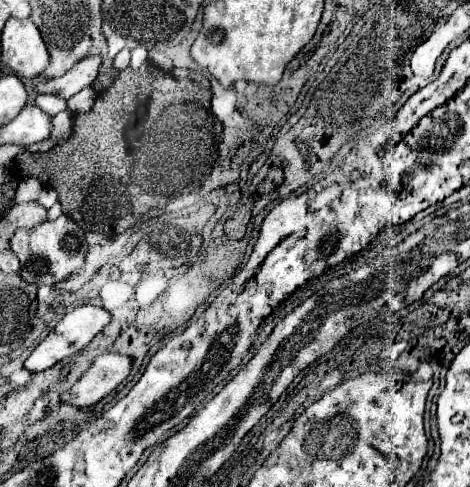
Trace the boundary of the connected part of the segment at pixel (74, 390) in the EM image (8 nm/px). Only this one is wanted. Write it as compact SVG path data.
M104 353L92 361L88 371L60 395L62 403L74 407L88 407L98 403L110 391L114 391L130 373L132 361L124 355Z

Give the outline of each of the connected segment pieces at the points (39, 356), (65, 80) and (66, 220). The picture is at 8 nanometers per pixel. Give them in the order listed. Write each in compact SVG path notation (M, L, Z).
M82 305L82 307L68 311L62 317L62 321L48 333L48 337L30 353L30 357L24 361L24 369L28 369L30 373L40 373L40 371L50 369L58 361L62 361L64 357L70 357L70 355L78 353L82 347L86 347L96 337L96 333L100 333L108 323L110 323L110 313L104 311L102 307Z
M98 55L86 57L80 63L76 63L70 71L66 71L62 77L38 83L36 89L40 95L58 95L62 99L70 99L74 93L88 87L96 79L100 63L102 59Z
M66 215L54 221L44 221L32 229L18 229L10 239L10 249L20 259L20 275L36 285L54 285L68 279L80 271L88 245L84 241L84 231Z

